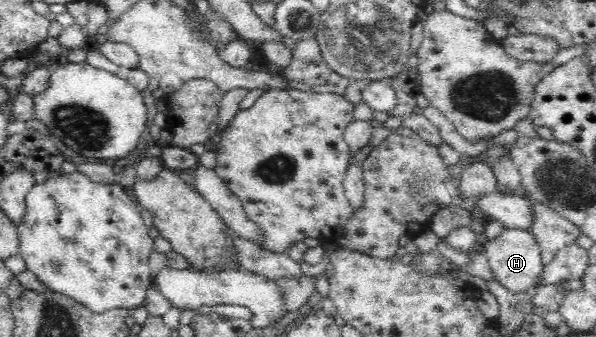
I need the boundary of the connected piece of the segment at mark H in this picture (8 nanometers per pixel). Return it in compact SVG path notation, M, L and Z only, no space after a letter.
M504 228L504 230L485 244L485 254L495 280L513 293L526 292L538 286L539 278L543 273L540 245L530 232L517 228Z

